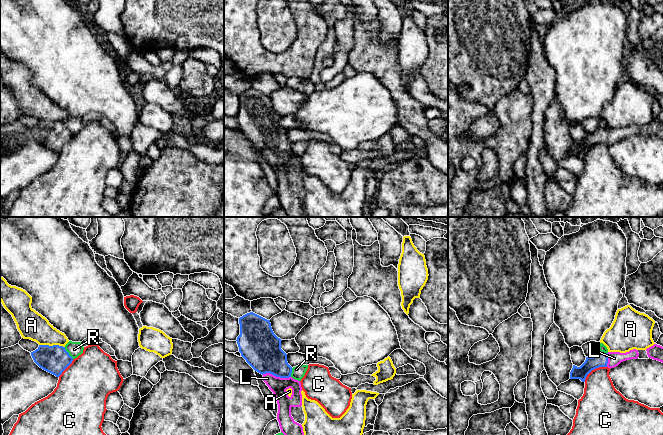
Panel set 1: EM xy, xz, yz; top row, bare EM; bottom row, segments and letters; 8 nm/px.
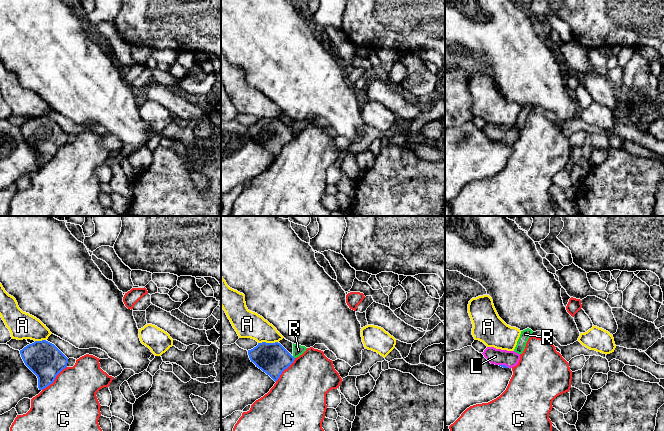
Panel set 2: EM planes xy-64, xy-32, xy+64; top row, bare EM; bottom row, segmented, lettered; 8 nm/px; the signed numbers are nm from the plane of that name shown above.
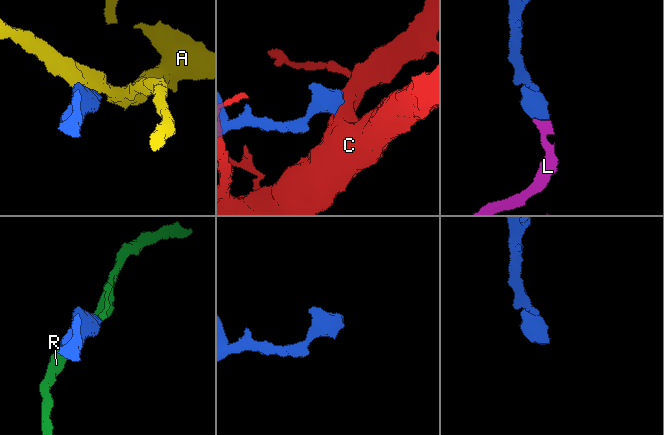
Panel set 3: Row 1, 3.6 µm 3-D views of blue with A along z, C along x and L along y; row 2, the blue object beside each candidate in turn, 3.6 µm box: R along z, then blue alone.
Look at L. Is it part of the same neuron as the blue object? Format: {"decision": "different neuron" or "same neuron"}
{"decision": "same neuron"}

